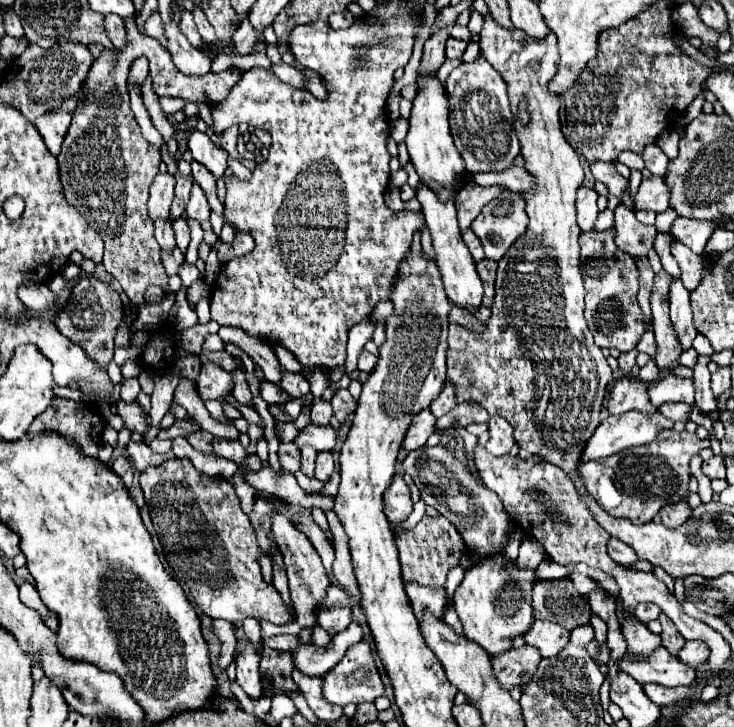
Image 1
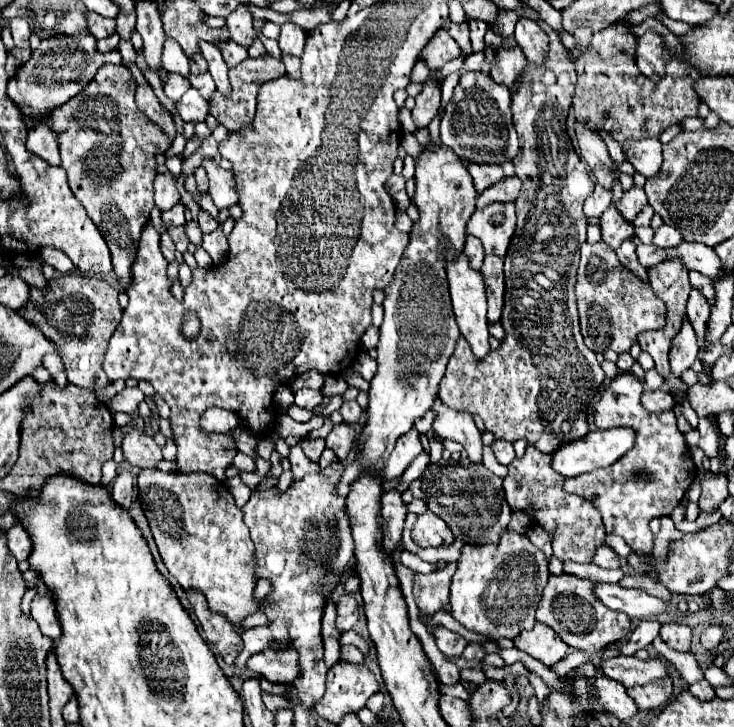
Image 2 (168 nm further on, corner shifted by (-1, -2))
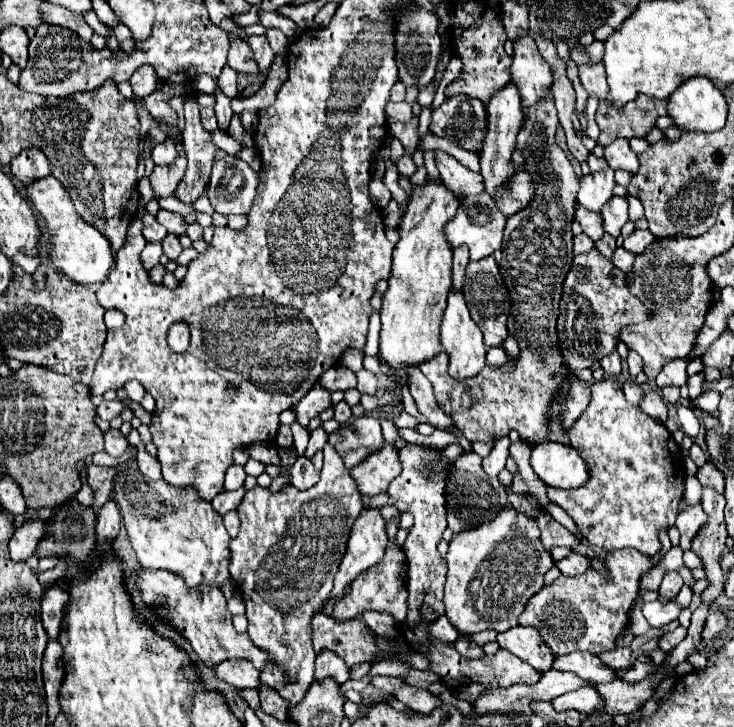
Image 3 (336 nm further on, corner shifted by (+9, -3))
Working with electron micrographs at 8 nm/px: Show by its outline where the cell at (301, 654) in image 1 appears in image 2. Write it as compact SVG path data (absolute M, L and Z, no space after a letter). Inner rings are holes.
M264 649L260 653L254 653L248 659L246 669L252 677L262 675L274 683L292 683L296 677L300 677L298 653L294 649Z

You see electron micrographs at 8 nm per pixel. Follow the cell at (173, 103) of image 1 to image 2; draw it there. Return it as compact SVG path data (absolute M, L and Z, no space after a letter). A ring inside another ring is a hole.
M190 87L182 97L180 101L176 103L176 111L180 113L180 117L184 121L204 121L206 115L208 115L208 105L206 105L206 99L200 95L198 89Z

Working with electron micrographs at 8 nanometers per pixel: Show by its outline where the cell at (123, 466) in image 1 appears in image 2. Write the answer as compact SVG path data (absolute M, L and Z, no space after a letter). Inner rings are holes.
M120 467L118 475L112 483L112 499L122 507L130 507L132 495L134 495L134 477L132 477L130 469Z

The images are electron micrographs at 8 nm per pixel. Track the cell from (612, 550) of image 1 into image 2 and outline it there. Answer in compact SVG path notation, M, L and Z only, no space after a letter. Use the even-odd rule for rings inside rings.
M600 545L596 551L594 563L604 569L618 569L620 567L620 555L610 545Z

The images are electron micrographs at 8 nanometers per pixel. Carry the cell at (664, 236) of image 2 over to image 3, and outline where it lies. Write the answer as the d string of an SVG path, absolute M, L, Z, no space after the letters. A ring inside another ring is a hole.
M634 230L628 238L624 238L622 246L624 246L624 250L628 250L632 254L640 254L654 240L656 240L656 236L652 232L648 232L648 230Z

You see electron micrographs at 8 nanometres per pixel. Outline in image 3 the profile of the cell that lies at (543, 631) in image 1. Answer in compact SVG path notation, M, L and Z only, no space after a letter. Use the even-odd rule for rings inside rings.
M524 626L510 628L502 634L498 634L498 644L500 644L500 648L506 648L512 654L516 654L518 658L522 658L524 662L528 662L538 672L546 672L552 668L554 654L550 652L550 648L546 648L546 644L538 636L536 628L530 628L530 626L528 628L524 628Z

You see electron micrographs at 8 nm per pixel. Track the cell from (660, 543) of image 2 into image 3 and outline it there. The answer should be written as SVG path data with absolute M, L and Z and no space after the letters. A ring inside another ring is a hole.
M612 550L608 552L604 566L608 574L590 568L590 572L584 572L582 576L560 576L550 586L544 586L528 600L524 612L518 616L518 624L536 628L554 654L586 650L598 656L604 650L614 650L618 636L628 628L628 612L638 596L640 578L652 568L652 564L650 556L642 556L640 552Z

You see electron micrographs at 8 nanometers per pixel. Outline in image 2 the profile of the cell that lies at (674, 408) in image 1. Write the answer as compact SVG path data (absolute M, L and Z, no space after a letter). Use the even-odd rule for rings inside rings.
M644 391L642 403L644 403L644 407L648 411L654 411L654 413L674 409L674 397L670 393L666 393L666 391Z

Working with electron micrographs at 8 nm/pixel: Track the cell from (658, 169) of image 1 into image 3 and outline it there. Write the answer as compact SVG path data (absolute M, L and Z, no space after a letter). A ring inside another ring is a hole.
M618 138L610 146L604 148L604 158L610 164L612 170L626 170L626 172L638 172L638 156L630 150L628 140Z

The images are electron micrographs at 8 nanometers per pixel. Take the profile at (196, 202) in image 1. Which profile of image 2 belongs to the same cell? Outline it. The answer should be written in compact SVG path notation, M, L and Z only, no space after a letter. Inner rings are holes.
M200 211L200 215L198 215L198 225L200 225L200 229L202 229L204 233L214 231L214 229L218 227L216 219L214 219L214 217L212 217L208 211Z

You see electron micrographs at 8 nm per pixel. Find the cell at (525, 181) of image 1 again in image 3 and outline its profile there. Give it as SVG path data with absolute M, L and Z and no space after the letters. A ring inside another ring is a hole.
M442 150L434 152L436 158L436 166L440 170L440 178L446 184L448 190L452 190L456 196L468 196L468 194L478 194L484 190L482 184L482 176L468 170L466 166L462 166L456 158L448 156Z

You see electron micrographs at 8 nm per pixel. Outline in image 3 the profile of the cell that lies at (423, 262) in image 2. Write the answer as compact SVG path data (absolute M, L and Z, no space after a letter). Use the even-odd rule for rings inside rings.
M426 180L412 190L408 212L400 222L400 242L394 248L392 274L382 302L380 356L402 380L406 380L406 368L410 368L410 364L420 366L440 352L438 332L446 298L452 288L452 248L446 244L444 226L454 218L458 204L458 198L442 184L442 180Z

